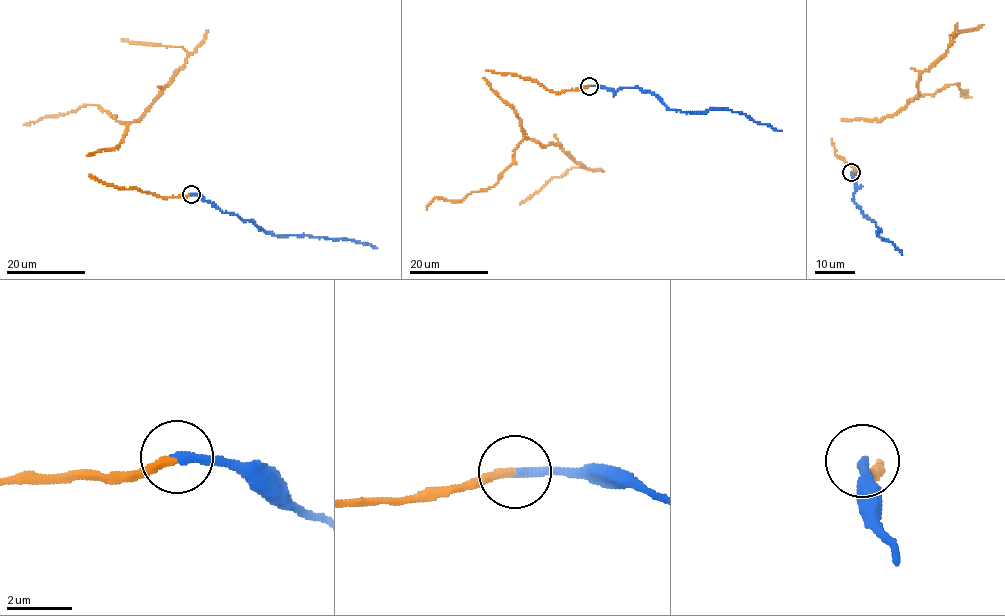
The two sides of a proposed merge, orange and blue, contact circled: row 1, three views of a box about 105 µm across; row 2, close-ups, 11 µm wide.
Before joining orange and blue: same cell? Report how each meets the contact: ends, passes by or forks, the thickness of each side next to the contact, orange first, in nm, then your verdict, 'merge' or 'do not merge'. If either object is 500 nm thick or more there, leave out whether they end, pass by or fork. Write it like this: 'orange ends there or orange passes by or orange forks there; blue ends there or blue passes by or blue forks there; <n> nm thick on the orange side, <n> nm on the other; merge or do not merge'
orange ends there; blue ends there; 240 nm thick on the orange side, 280 nm on the other; merge

